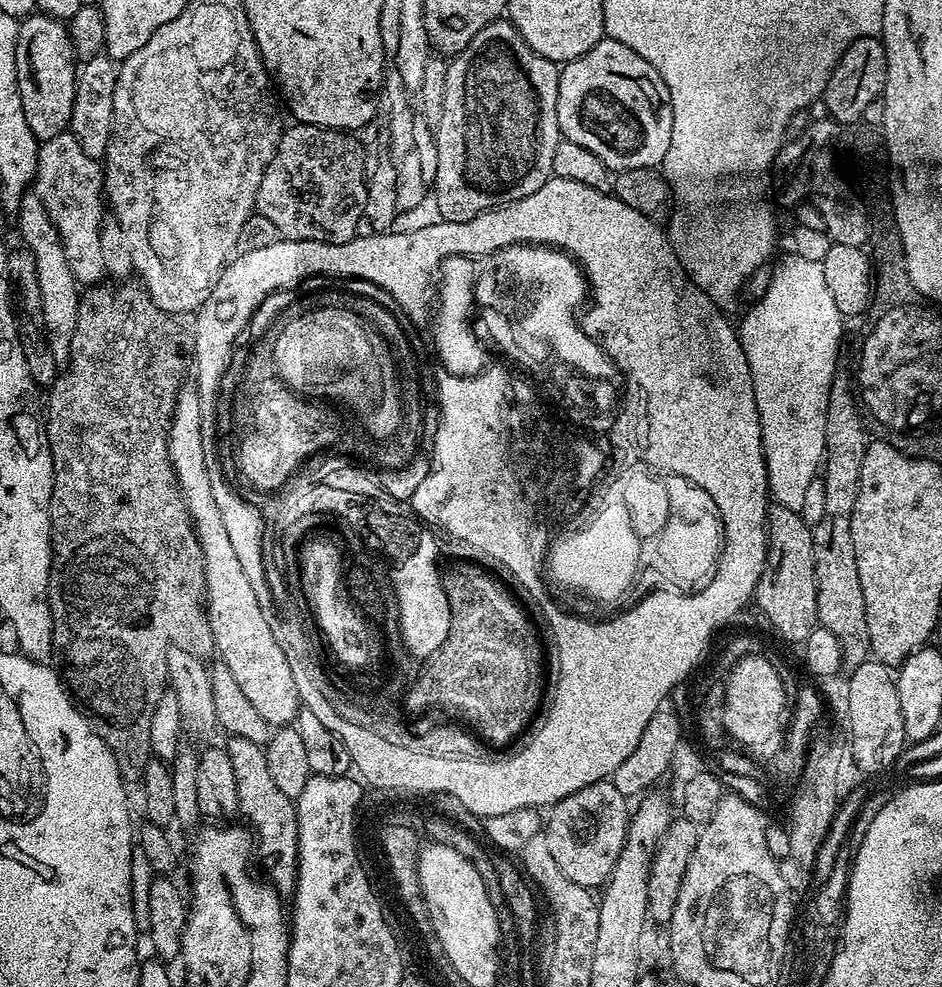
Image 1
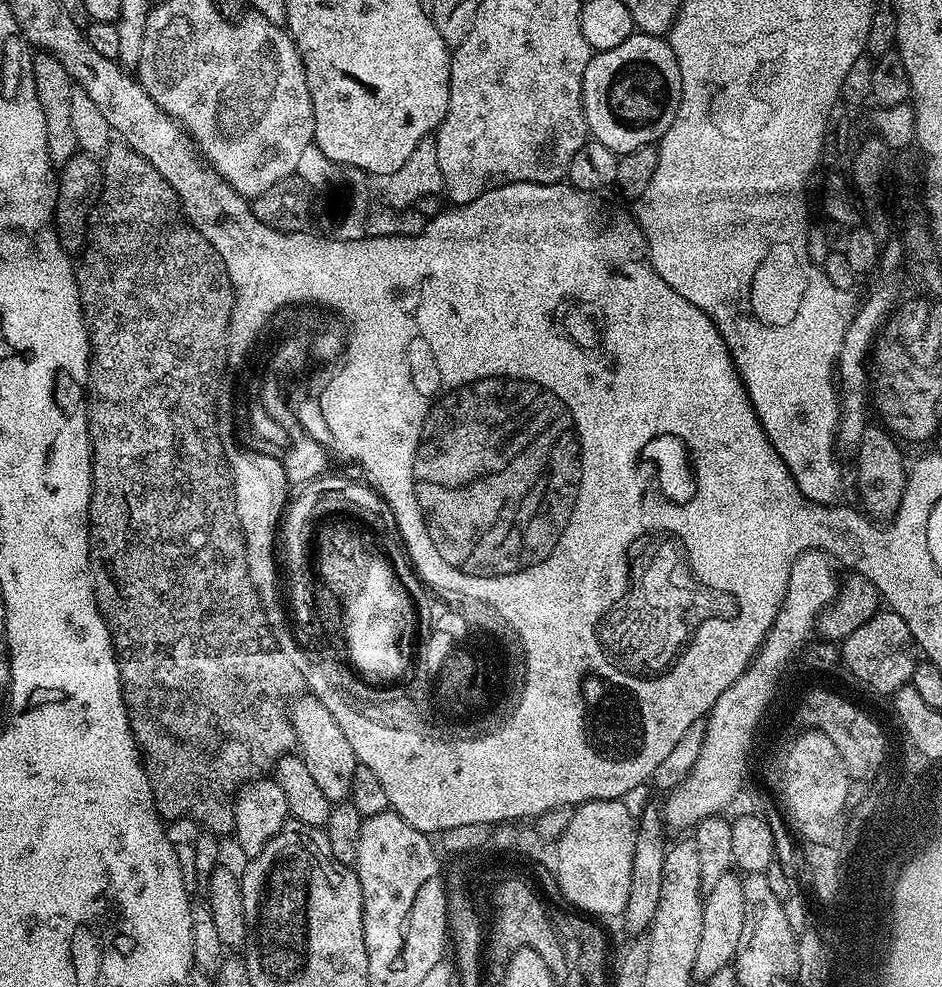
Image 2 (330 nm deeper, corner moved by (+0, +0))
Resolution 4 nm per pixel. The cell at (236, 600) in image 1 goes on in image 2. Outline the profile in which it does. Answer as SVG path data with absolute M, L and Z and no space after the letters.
M304 694L291 705L290 719L296 735L298 755L310 778L314 778L318 790L322 790L322 794L326 794L330 801L347 801L352 794L352 778L358 761L350 750L350 742L346 742L346 734L335 722L330 710L326 710L326 706L315 695Z

